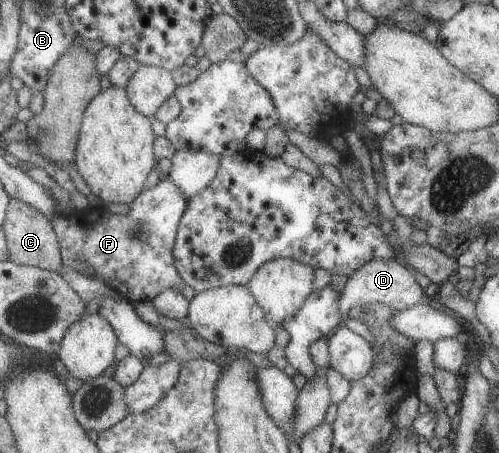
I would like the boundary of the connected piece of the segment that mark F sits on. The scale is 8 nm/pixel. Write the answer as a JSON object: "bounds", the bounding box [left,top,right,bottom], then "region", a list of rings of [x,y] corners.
{"bounds":[54,179,189,303],"region":[[[160,179],[160,182],[151,189],[145,189],[135,199],[127,214],[113,214],[104,205],[93,202],[86,209],[70,215],[58,214],[54,217],[54,229],[61,239],[61,250],[66,266],[78,272],[86,268],[96,271],[96,279],[104,281],[117,291],[119,297],[128,297],[135,303],[156,299],[167,289],[184,291],[187,283],[178,271],[175,259],[175,247],[182,218],[189,206],[189,200],[182,193],[181,187],[172,179]]]}

